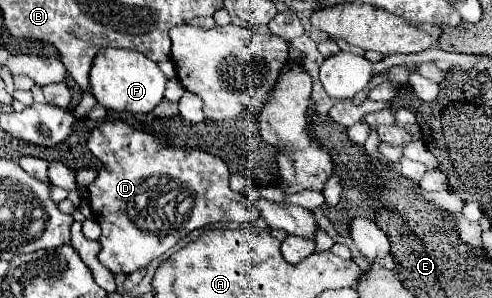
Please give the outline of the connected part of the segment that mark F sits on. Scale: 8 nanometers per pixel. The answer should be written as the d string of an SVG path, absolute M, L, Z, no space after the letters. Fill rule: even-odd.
M101 48L93 60L93 68L89 72L91 92L95 100L107 110L115 112L131 112L131 114L149 114L161 100L165 92L167 78L159 70L159 66L143 56L137 50L125 48Z

